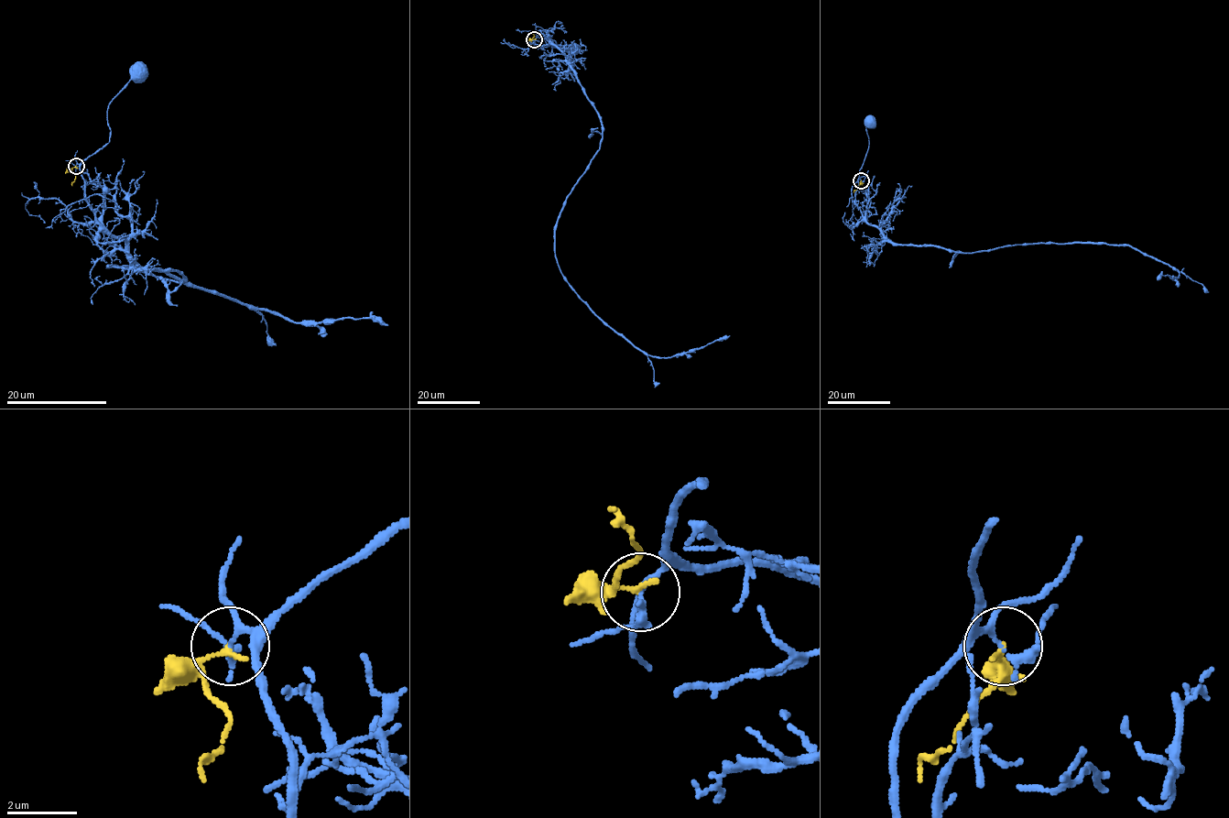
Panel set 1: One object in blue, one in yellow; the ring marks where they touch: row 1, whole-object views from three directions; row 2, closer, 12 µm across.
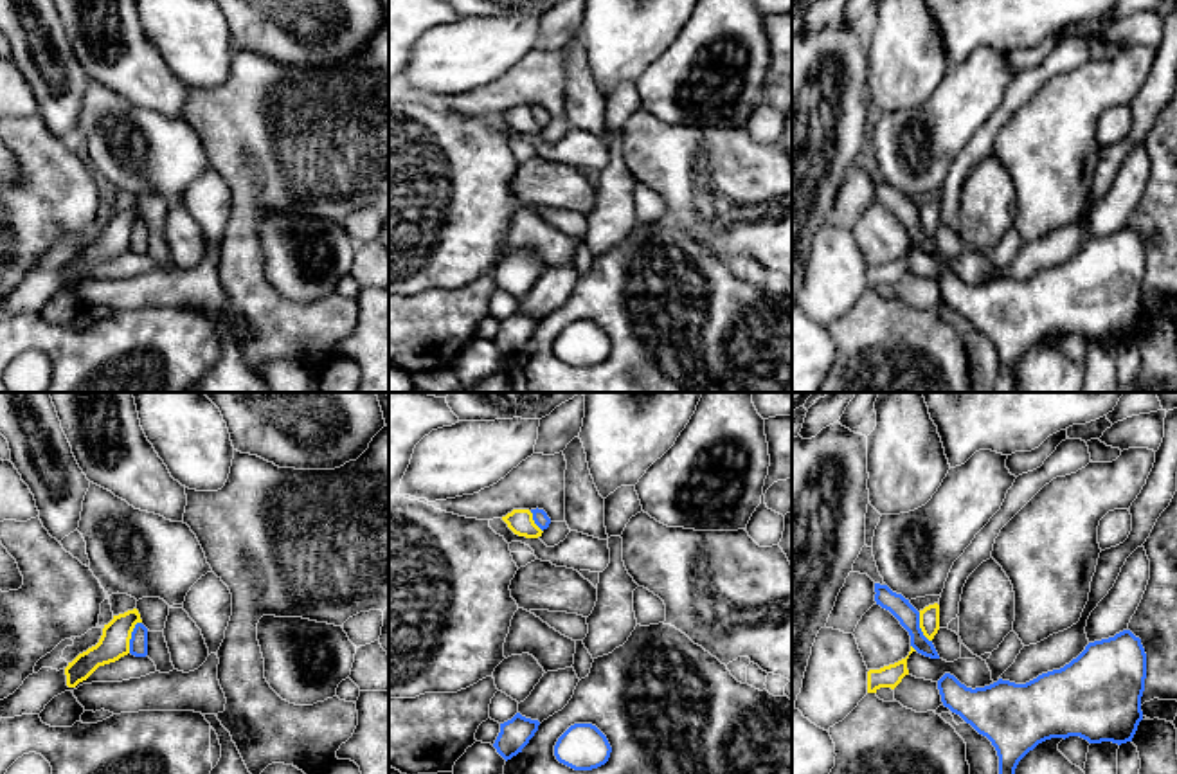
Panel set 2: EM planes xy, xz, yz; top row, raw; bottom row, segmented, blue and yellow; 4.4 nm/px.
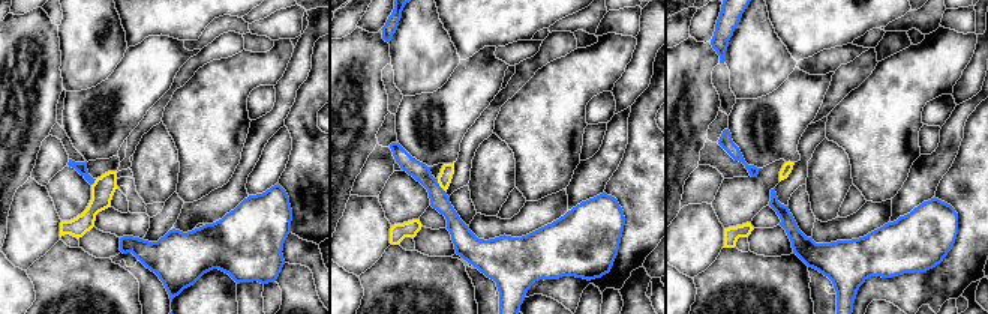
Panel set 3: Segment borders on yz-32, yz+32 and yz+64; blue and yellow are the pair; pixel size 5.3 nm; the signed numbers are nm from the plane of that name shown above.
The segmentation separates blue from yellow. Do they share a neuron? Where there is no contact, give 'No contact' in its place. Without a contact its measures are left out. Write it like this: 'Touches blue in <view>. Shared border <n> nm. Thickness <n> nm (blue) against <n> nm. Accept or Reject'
Touches blue in xy. Shared border 160 nm. Thickness 80 nm (blue) against 140 nm. Reject

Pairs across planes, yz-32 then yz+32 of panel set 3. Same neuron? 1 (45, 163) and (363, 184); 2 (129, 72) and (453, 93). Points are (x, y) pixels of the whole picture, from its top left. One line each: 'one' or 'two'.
1: one
2: one

